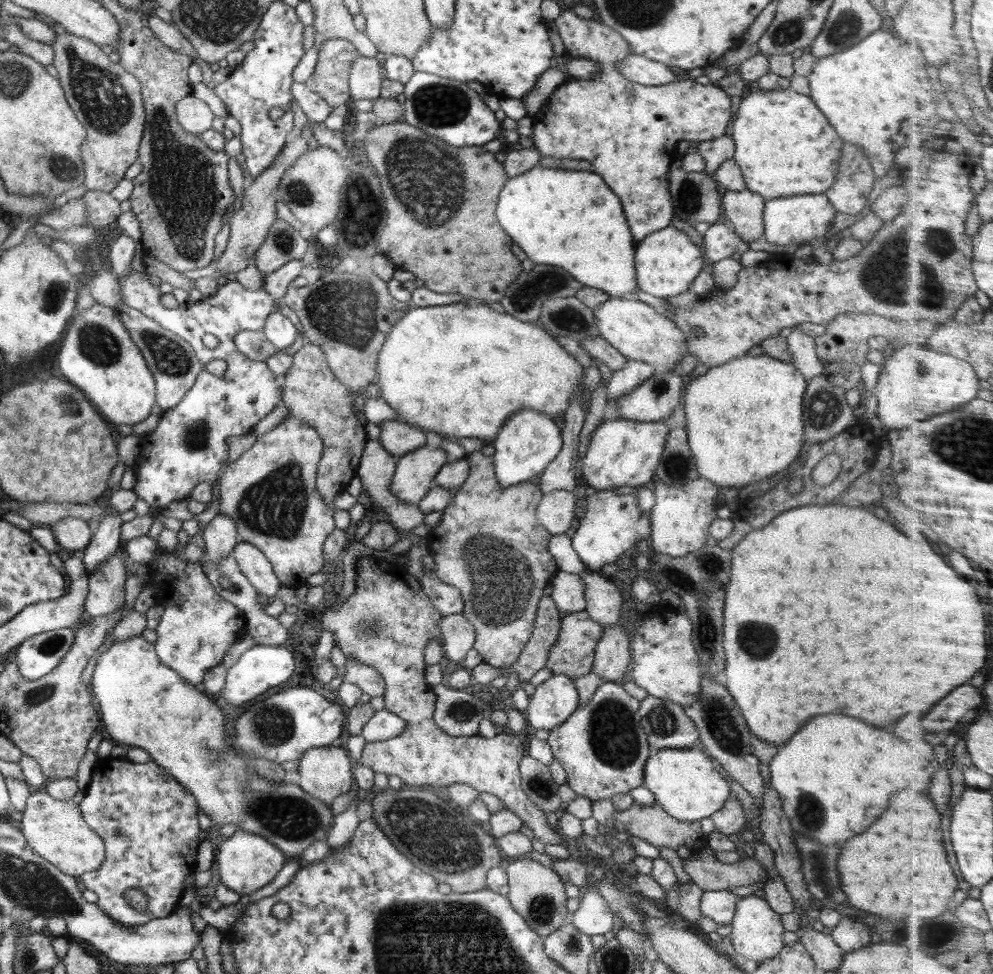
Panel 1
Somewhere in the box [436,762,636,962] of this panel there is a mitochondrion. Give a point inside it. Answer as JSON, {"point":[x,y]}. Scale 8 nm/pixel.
{"point":[542,908]}

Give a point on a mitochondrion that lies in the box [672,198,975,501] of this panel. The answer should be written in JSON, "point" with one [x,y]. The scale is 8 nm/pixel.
{"point":[897,272]}

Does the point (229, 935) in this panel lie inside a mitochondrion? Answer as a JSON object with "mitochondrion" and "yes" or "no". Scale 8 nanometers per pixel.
{"mitochondrion":"no"}

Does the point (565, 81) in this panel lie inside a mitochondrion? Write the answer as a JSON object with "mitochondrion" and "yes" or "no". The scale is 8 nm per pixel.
{"mitochondrion":"no"}

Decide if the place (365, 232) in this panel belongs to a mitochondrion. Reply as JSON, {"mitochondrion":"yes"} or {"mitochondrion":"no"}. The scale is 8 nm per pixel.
{"mitochondrion":"yes"}

